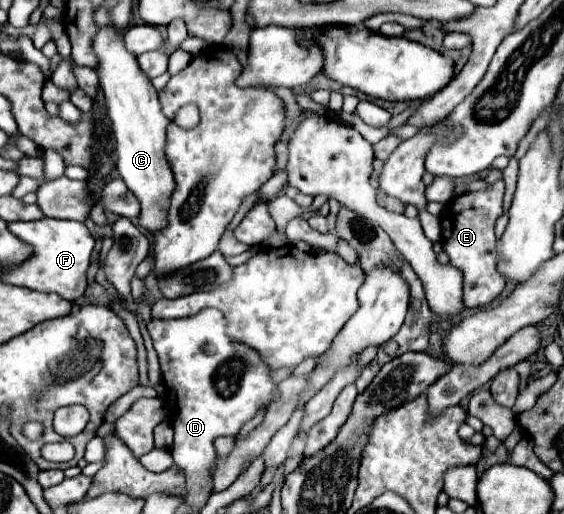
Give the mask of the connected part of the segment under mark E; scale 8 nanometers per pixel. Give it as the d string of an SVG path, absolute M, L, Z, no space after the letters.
M504 181L488 185L482 191L466 193L450 199L440 213L442 223L442 245L450 257L450 263L464 273L464 305L468 309L478 309L490 305L504 289L504 277L496 271L496 237L494 223L502 215Z

